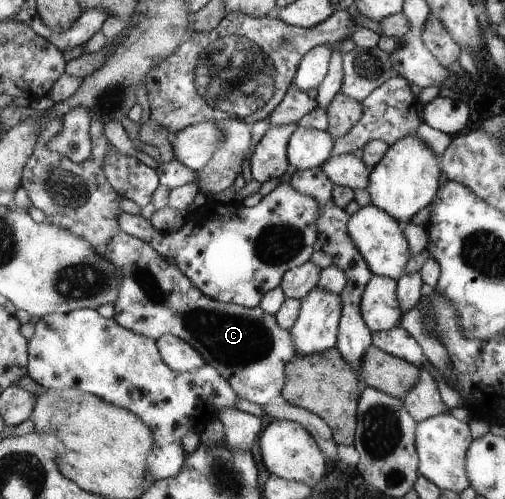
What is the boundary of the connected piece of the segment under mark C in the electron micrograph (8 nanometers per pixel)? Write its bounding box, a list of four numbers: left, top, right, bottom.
[104,230,297,407]

